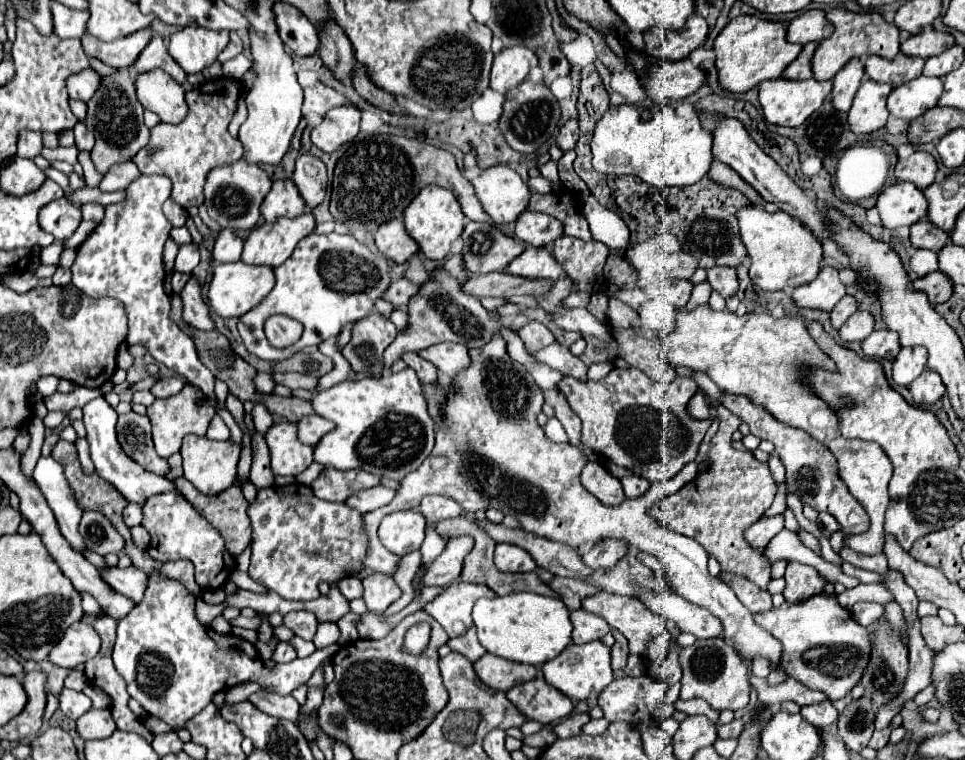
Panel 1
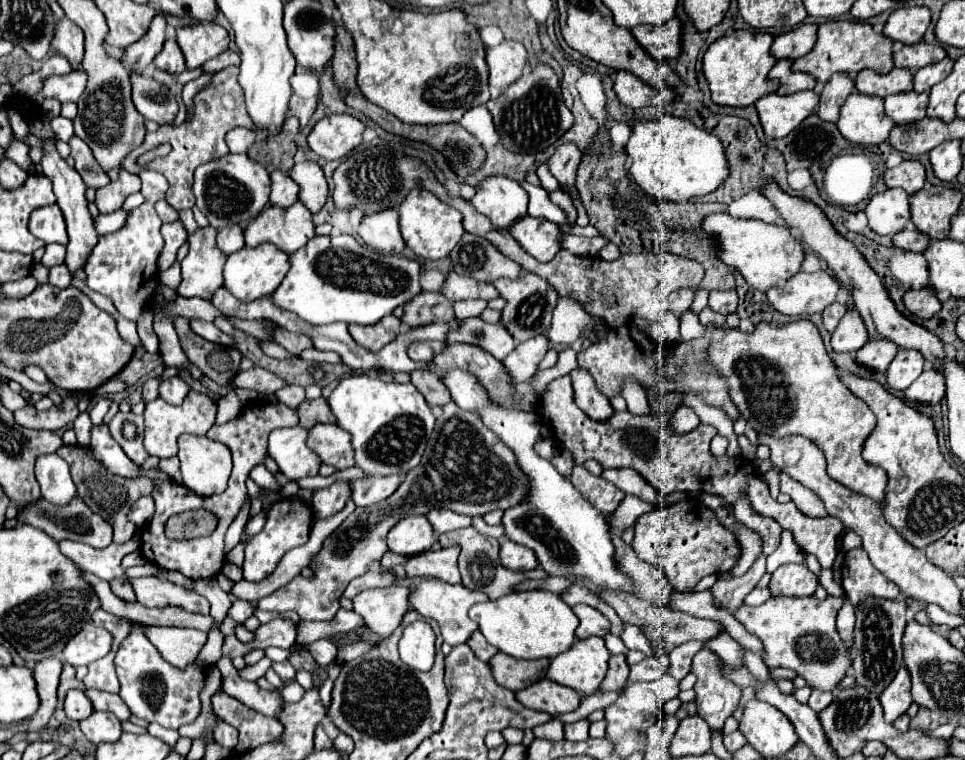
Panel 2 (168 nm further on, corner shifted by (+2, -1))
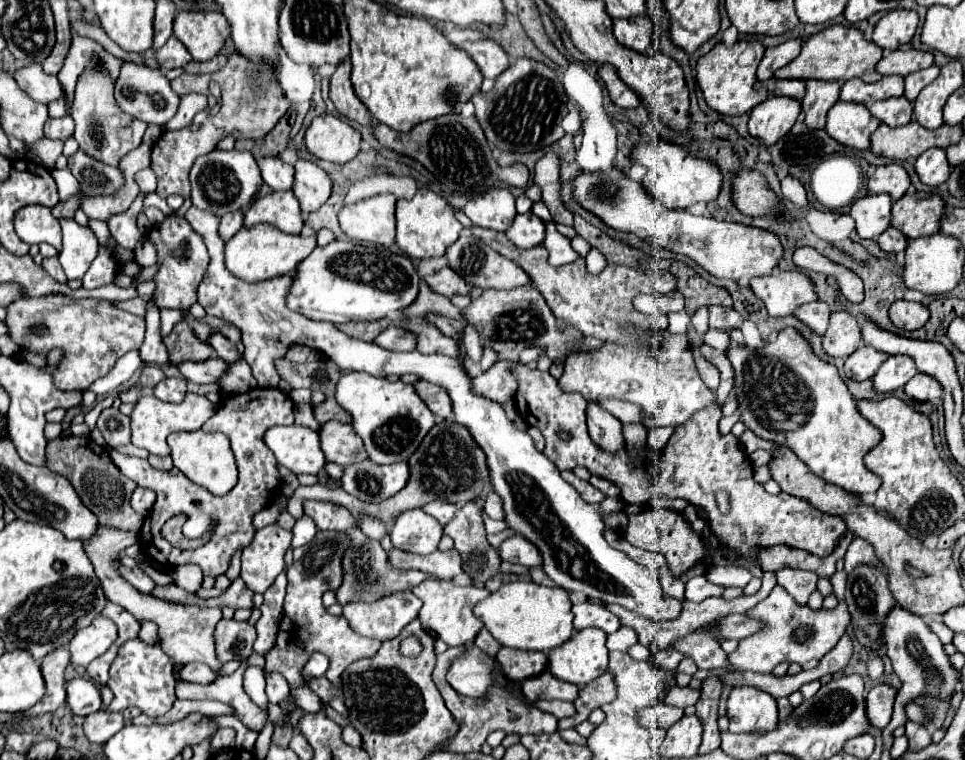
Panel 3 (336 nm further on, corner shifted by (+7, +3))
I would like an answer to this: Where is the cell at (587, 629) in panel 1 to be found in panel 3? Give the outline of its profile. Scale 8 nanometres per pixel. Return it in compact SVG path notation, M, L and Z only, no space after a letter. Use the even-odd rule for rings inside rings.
M586 601L586 603L574 605L572 613L574 613L574 627L578 631L586 627L600 627L606 633L614 633L620 627L620 619L598 603Z

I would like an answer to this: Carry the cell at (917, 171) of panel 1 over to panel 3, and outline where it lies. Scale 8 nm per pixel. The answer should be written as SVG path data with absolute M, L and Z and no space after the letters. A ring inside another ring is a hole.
M898 163L880 165L868 177L868 191L870 193L874 193L874 195L876 193L886 193L894 201L898 197L902 197L908 191L908 187L910 187L910 177Z

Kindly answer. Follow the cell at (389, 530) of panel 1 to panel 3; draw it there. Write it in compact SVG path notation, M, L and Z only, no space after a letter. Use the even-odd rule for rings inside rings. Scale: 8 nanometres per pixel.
M410 509L396 519L390 537L394 547L402 551L428 555L438 549L442 529L444 527L434 517L426 515L422 509Z

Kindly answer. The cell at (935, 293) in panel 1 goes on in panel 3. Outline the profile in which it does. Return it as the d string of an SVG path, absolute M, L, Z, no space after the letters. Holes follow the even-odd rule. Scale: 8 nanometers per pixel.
M894 301L890 307L890 321L898 329L914 331L924 327L928 321L928 309L922 303L910 303L910 301Z

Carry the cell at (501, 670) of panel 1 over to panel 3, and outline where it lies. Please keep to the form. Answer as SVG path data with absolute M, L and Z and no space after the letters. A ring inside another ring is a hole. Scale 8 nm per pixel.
M502 647L496 659L500 661L502 671L510 681L524 681L528 677L536 677L548 667L548 657L540 651L518 651Z

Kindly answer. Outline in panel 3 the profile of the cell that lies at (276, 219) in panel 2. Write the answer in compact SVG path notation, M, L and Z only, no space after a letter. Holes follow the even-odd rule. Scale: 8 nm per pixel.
M272 191L264 197L254 199L250 209L246 211L244 225L252 227L258 223L270 223L284 233L298 235L302 229L300 205L292 191Z

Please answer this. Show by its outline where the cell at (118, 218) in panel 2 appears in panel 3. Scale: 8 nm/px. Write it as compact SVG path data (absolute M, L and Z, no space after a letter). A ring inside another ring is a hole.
M140 193L126 213L114 215L108 223L110 233L116 239L116 243L122 245L124 249L130 249L130 251L136 247L138 239L142 237L142 233L136 227L136 215L144 209L144 197L146 197L146 193Z

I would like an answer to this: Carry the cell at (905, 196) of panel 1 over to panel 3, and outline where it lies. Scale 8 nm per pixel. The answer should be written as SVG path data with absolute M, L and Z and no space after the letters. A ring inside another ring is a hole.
M866 195L850 207L850 217L856 221L856 233L860 239L878 239L890 227L890 195Z

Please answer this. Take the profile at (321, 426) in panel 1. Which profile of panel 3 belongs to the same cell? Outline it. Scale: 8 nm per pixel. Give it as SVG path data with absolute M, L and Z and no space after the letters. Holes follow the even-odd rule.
M330 421L322 425L320 441L322 441L322 451L326 455L326 461L346 467L368 459L366 449L362 447L362 439L358 439L352 425Z

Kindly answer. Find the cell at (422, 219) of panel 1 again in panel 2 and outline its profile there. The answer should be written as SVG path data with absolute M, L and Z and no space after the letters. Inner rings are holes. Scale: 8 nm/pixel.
M413 189L405 197L405 201L399 207L399 227L407 247L413 249L415 255L423 259L433 259L433 261L445 259L459 243L461 235L465 233L463 215L457 209L443 203L437 195L433 195L427 189Z

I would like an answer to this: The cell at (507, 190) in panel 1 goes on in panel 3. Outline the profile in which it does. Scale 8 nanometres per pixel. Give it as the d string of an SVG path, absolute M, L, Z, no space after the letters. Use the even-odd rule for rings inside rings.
M494 187L464 205L464 215L478 227L506 231L516 217L514 197L508 189Z

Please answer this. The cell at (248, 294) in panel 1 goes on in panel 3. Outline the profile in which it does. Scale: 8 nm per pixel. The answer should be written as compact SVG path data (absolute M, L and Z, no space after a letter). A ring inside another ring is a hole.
M260 223L258 227L242 227L228 243L226 243L226 267L248 283L274 279L276 275L284 275L292 271L310 251L316 247L316 235L302 237L302 235L286 235L274 227Z

